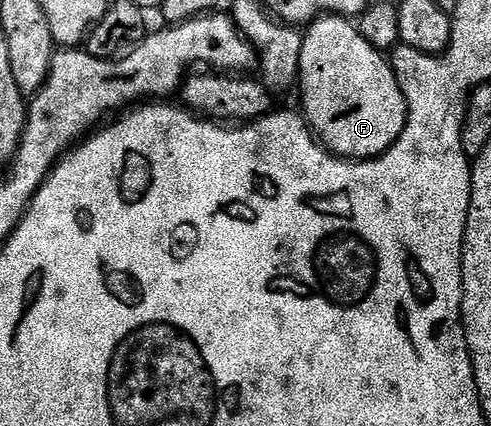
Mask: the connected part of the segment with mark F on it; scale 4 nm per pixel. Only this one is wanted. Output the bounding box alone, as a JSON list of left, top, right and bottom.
[298,16,407,160]

